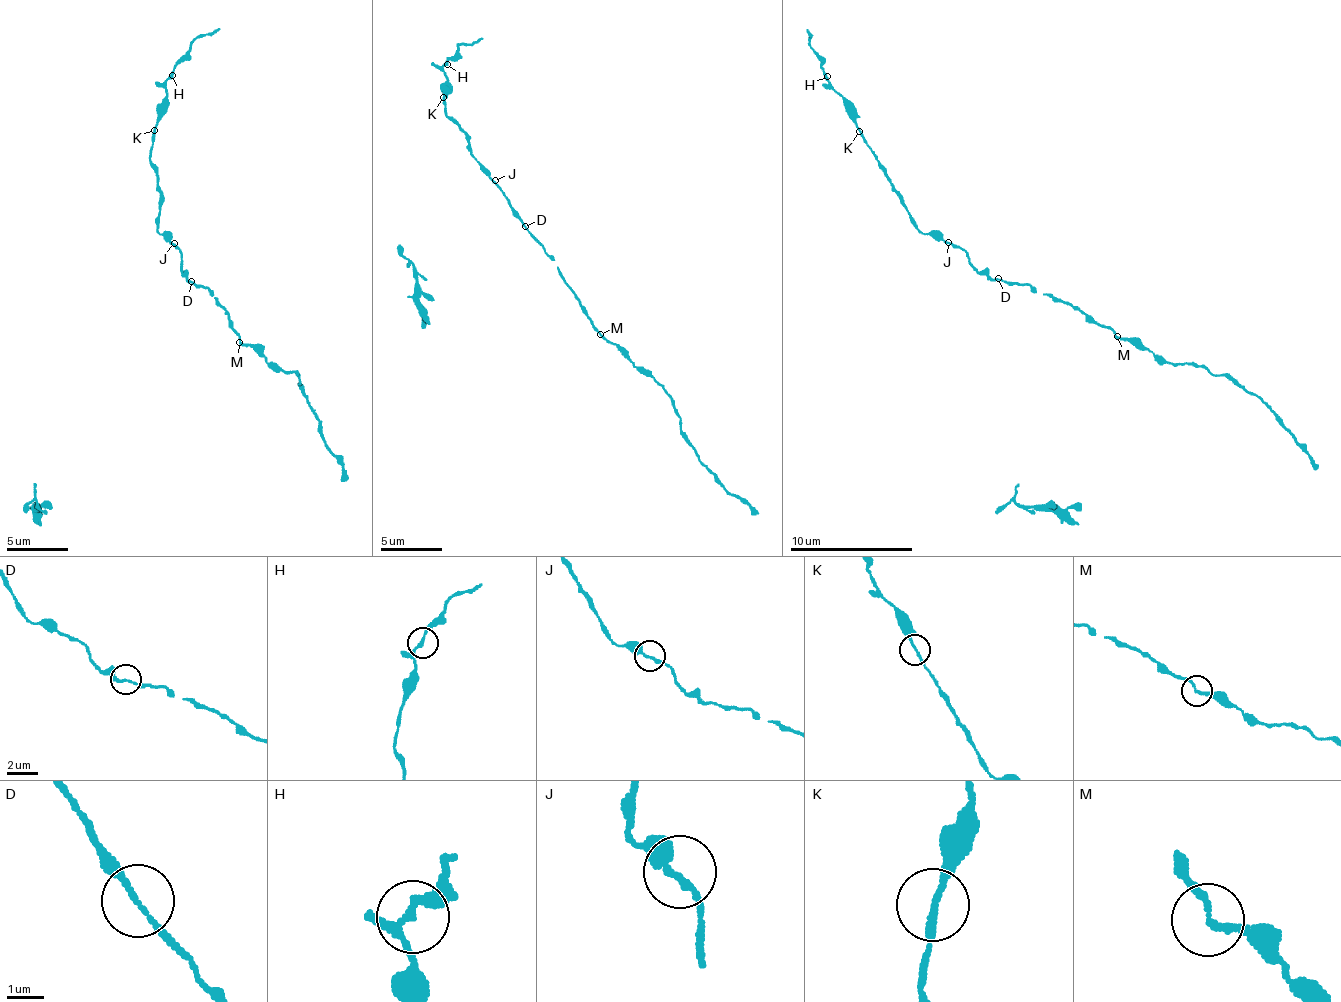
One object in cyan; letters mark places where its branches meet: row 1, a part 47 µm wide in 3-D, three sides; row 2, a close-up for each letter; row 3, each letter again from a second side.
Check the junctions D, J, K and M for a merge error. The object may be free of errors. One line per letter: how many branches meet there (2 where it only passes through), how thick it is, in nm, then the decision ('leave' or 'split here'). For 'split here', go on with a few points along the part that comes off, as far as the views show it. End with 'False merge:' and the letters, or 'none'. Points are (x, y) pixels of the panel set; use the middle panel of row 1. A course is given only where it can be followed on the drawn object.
D: 2 | 160 nm | leave
J: 2 | 180 nm | leave
K: 2 | 160 nm | leave
M: 2 | 160 nm | leave
False merge: none

